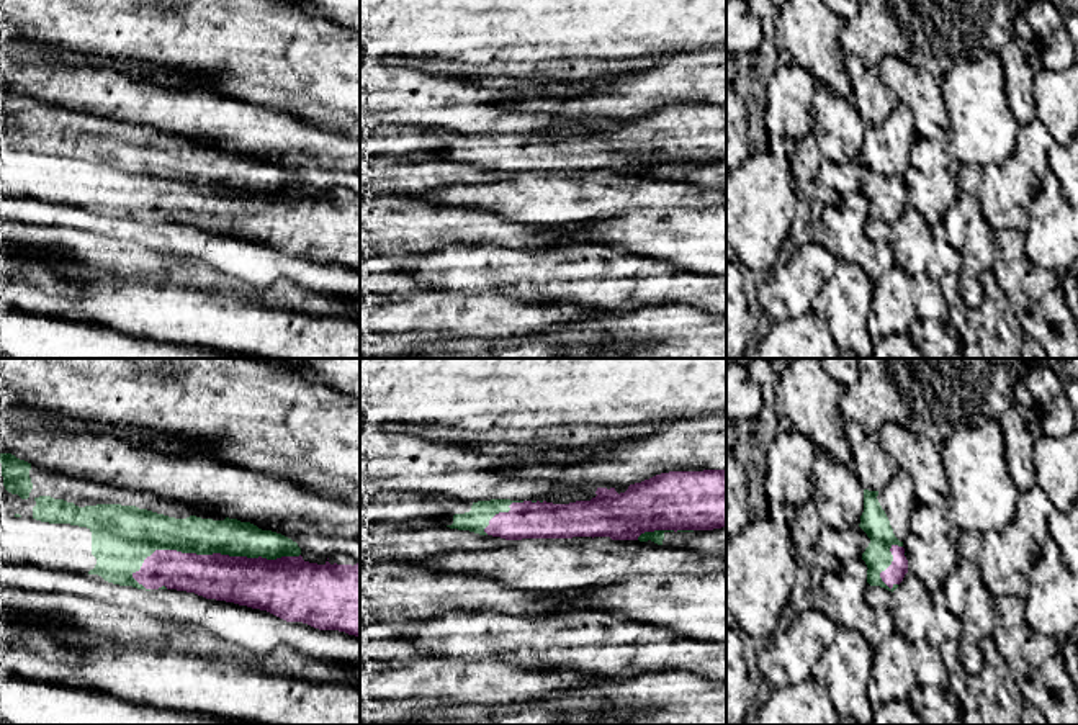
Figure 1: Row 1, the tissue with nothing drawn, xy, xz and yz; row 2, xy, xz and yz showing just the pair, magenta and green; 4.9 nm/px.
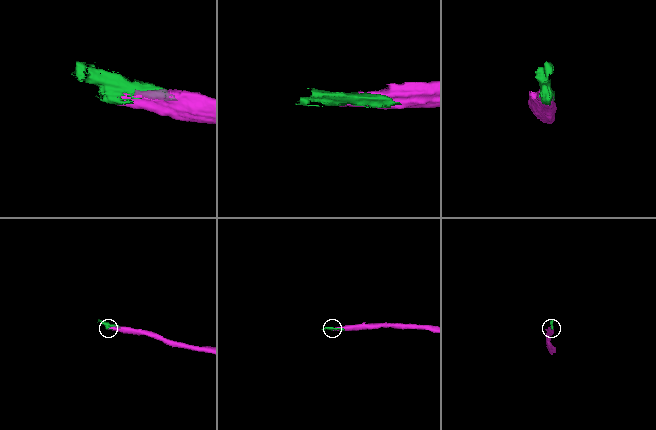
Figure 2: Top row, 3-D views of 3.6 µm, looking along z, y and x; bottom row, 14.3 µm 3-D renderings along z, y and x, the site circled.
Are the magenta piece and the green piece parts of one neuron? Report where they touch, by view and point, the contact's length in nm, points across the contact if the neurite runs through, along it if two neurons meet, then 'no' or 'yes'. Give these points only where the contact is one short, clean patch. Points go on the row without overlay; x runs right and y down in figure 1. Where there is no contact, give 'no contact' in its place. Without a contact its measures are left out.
meets magenta in xy at (213, 187); contact 850 nm long; no

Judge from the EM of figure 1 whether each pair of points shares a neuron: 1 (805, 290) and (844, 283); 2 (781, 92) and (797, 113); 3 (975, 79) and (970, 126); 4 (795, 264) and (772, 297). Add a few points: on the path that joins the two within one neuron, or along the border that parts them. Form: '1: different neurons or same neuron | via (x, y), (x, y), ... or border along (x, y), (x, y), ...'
1: different neurons | border along (825, 280), (812, 308)
2: same neuron | via (786, 97), (792, 108)
3: same neuron | via (975, 90), (975, 115)
4: same neuron | via (794, 272), (781, 288)

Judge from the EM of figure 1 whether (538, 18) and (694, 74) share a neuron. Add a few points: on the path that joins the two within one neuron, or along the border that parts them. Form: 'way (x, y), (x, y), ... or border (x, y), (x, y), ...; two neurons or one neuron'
border (681, 51), (664, 56), (606, 59); two neurons

